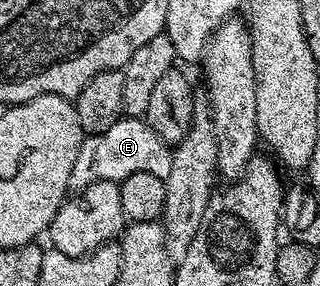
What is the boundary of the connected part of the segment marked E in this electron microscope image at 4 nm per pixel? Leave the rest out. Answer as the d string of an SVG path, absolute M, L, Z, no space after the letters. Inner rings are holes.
M123 118L116 122L116 126L104 130L104 134L83 139L80 154L76 154L76 162L72 166L70 187L81 190L105 180L121 182L132 174L156 174L156 178L166 180L168 170L172 170L173 157L171 145L161 140L145 119Z

